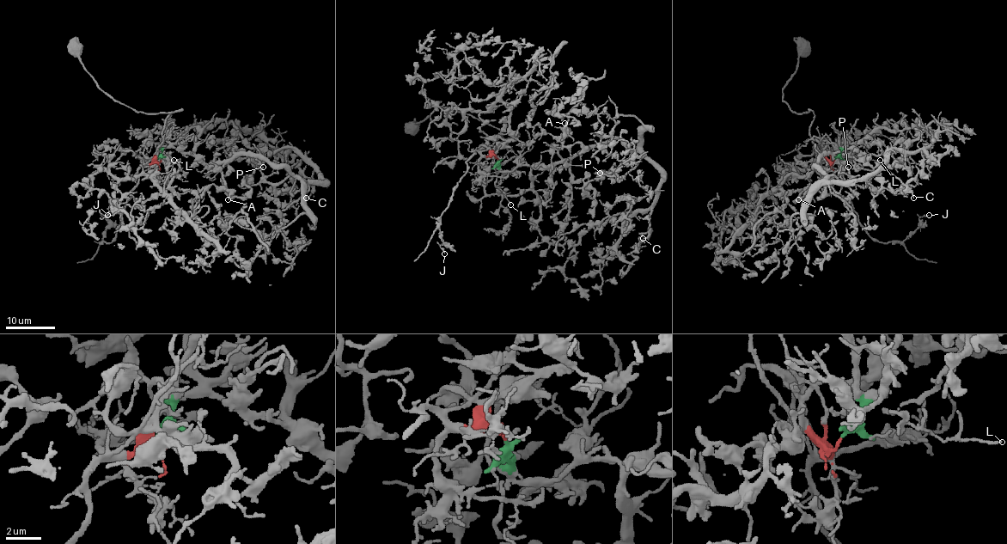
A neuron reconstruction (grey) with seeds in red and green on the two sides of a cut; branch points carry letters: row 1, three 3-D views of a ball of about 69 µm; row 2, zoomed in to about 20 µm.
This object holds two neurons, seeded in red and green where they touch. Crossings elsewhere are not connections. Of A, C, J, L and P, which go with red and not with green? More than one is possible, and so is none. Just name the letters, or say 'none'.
J, L

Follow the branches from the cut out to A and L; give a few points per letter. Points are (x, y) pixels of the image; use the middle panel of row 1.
A: (497, 159), (497, 165), (503, 170), (514, 170), (521, 165), (547, 168), (551, 155), (567, 131), (564, 123)
L: (497, 159), (495, 156), (483, 158), (479, 161), (479, 168), (485, 174), (500, 178), (497, 186), (509, 205)

